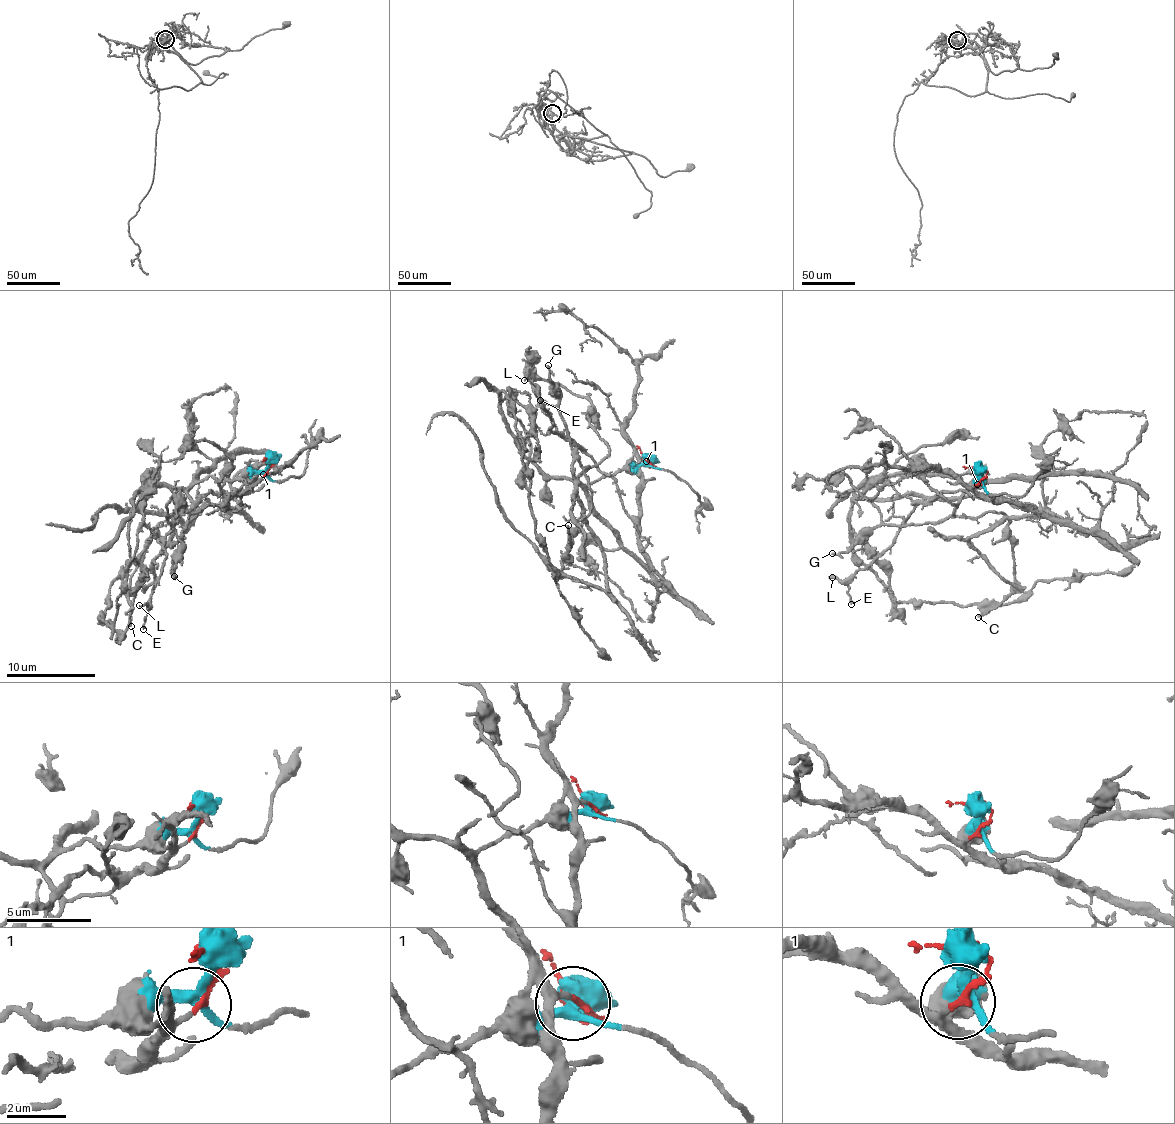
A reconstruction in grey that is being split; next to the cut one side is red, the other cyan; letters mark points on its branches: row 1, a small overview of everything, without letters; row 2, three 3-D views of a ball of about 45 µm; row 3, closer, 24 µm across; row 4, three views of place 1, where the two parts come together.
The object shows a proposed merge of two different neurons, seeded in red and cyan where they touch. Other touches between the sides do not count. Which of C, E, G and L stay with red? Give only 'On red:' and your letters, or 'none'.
On red: E, L

